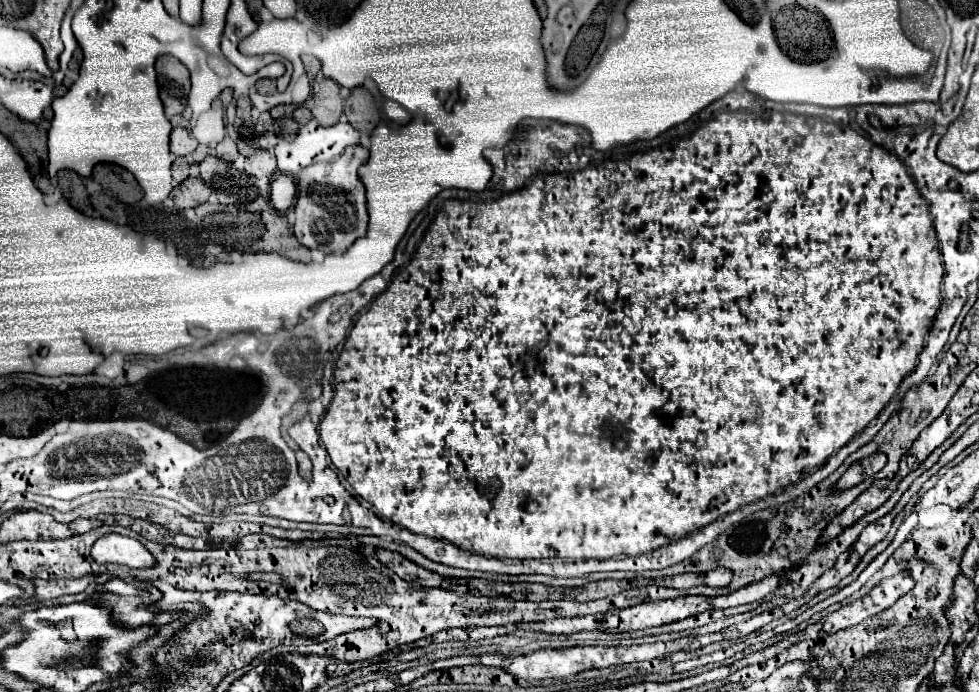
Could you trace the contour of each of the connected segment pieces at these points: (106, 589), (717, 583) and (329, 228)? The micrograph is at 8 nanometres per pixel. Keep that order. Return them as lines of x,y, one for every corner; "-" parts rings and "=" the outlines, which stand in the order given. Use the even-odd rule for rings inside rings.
110,579
108,583
98,587
98,593
114,593
114,595
144,595
142,591
138,591
134,585
124,583
120,579
=
722,567
712,569
704,575
704,585
708,585
708,587
726,587
730,581
732,581
730,569
722,569
=
362,145
348,147
338,157
338,161
314,163
298,175
298,197
296,197
296,205
294,205
294,215
296,215
294,235
304,247
320,249
324,253
344,253
358,237
362,237
366,233
366,227
368,227
366,191
358,179
358,167
366,163
366,157
368,157
368,149
364,149

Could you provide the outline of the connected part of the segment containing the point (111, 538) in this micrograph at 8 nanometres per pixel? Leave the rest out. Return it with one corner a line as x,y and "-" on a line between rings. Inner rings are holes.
108,533
100,537
92,547
92,557
96,563
120,563
134,569
152,567
154,557
146,551
142,543
118,533

